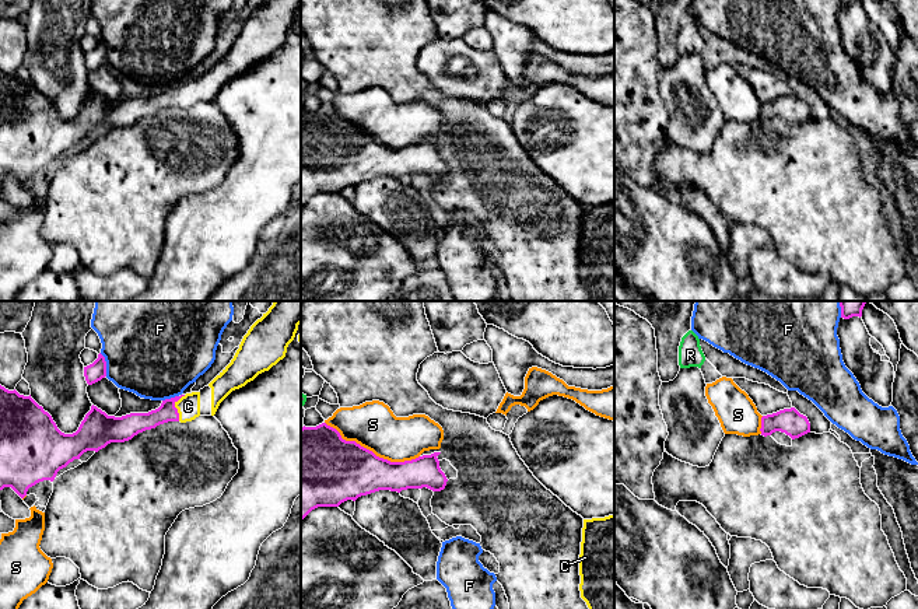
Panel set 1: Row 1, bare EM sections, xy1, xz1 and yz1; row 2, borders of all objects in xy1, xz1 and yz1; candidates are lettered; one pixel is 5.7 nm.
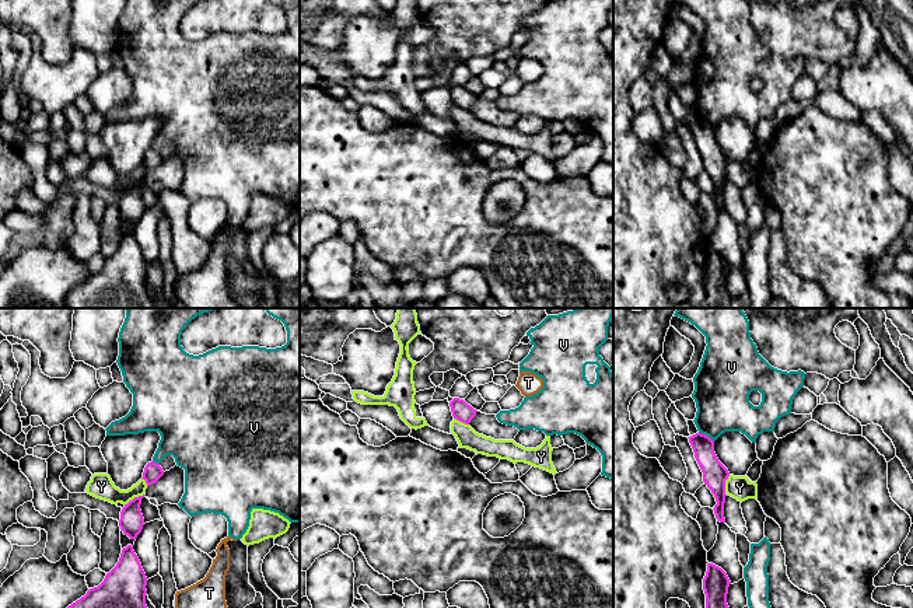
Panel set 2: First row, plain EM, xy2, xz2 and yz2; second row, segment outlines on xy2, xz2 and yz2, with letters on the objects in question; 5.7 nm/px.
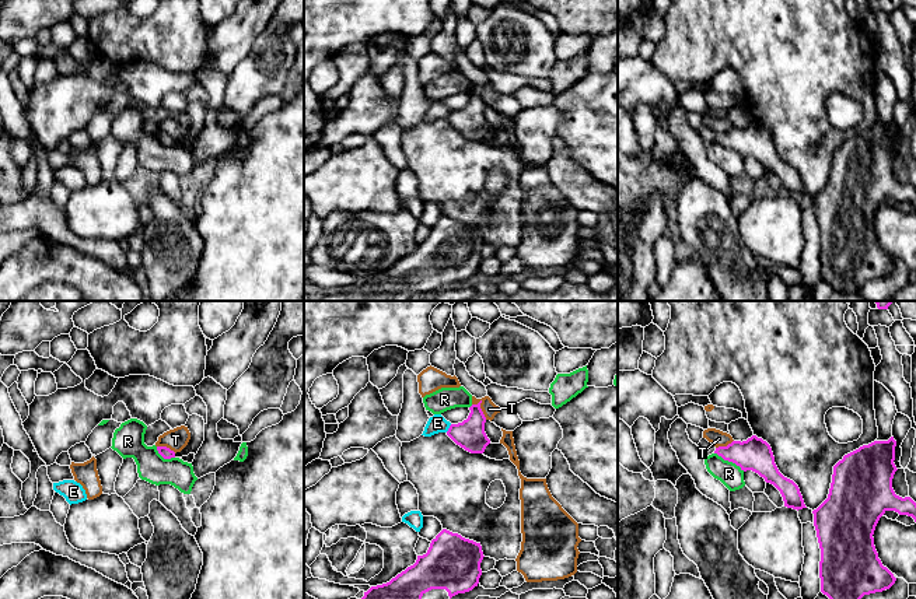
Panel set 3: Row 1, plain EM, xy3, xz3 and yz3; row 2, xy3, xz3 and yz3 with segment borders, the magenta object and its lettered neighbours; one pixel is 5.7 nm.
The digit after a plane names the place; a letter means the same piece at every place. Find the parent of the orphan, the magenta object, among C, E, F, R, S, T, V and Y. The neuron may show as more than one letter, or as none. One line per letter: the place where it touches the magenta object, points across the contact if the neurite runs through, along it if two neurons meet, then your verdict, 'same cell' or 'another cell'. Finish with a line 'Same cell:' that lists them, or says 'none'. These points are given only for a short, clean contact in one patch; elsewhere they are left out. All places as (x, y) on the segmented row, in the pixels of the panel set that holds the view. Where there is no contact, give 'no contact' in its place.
C: meets magenta in xy1 at (175, 408); runs through xy1 (135, 423), (150, 420), (175, 408), (188, 406); same cell
E: meets magenta in xz3 at (448, 428); border along xz3 (451, 424), (446, 431); another cell
F: meets magenta in xy1 at (105, 364); another cell
R: meets magenta in yz3 at (730, 461); another cell
S: meets magenta in xz1 at (371, 451); another cell
T: meets magenta in xz3 at (481, 409); another cell
V: meets magenta in yz2 at (705, 434); another cell
Y: meets magenta in xy2 at (135, 498); border along xy2 (143, 493), (125, 505); another cell
Same cell: C

